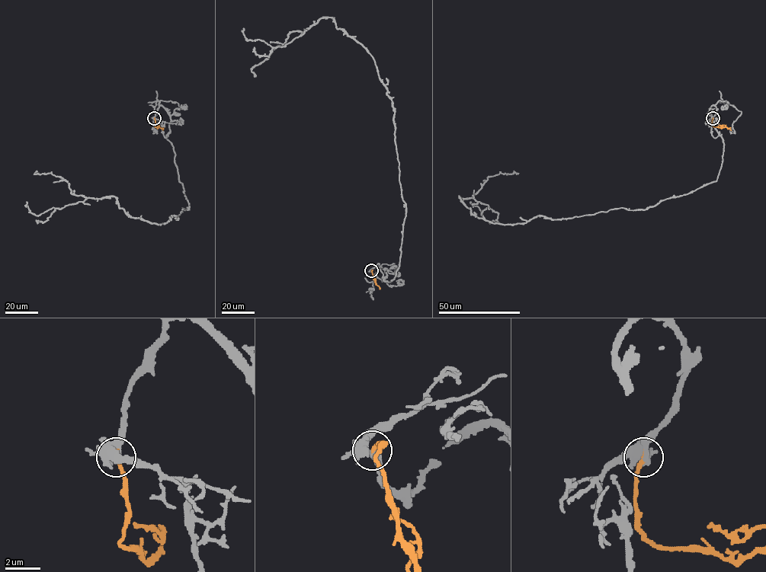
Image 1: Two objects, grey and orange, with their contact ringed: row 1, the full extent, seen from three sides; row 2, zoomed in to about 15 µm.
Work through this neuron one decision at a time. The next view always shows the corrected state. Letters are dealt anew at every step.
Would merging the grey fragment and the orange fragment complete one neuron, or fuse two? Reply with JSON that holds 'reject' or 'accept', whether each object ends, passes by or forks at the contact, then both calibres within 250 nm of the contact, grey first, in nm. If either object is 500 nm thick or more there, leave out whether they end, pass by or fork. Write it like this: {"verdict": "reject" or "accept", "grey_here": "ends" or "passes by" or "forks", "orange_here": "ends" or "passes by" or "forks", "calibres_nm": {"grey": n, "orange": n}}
{"verdict": "accept", "grey_here": "passes by", "orange_here": "ends", "calibres_nm": {"grey": 280, "orange": 240}}

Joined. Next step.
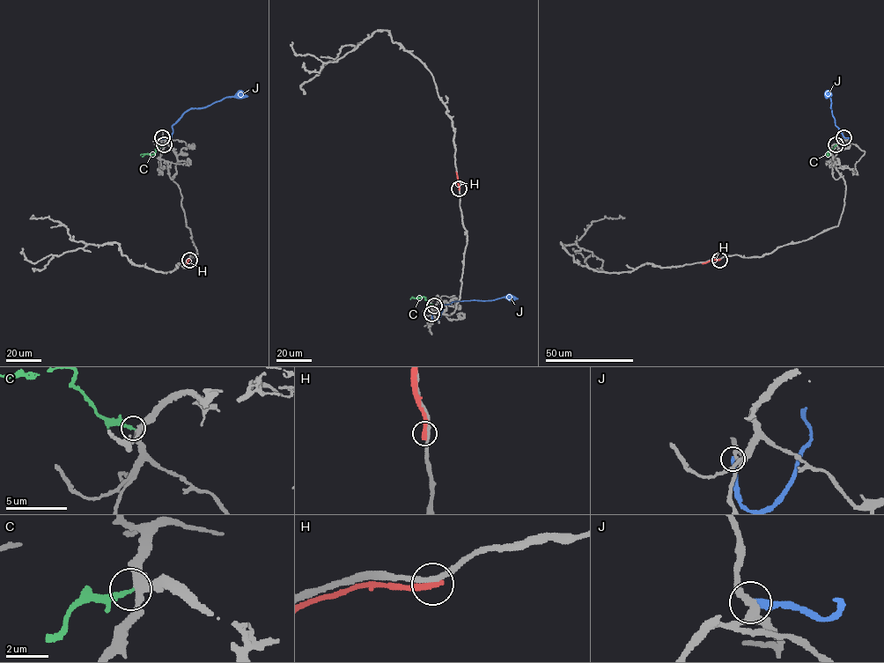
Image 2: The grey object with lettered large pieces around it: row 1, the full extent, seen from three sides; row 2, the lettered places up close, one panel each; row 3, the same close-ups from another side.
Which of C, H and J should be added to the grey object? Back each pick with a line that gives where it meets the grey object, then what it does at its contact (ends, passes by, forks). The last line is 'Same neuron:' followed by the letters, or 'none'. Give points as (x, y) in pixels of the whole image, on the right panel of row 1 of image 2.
Same neuron: none

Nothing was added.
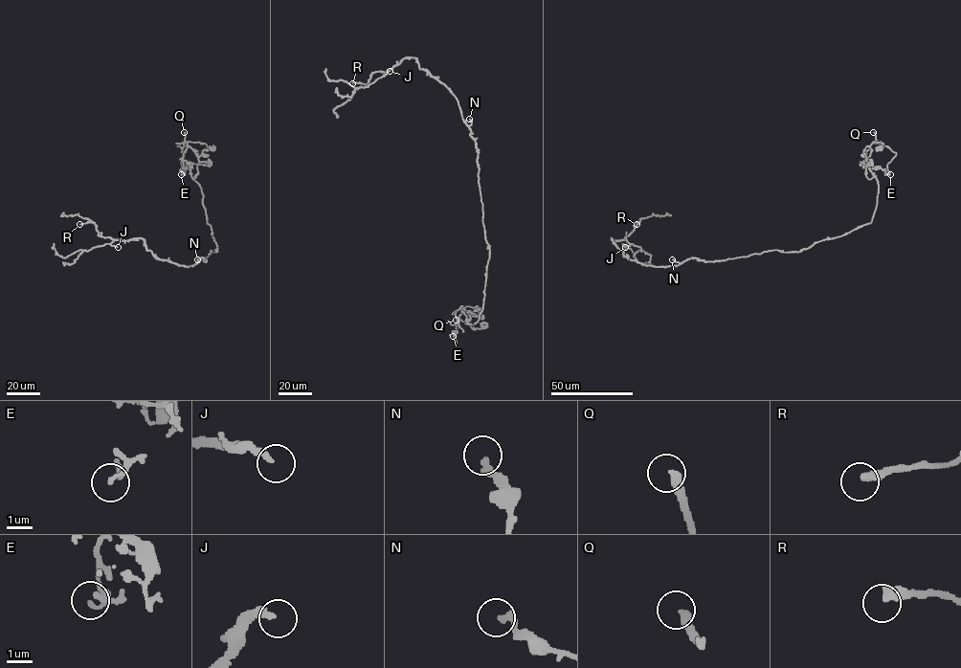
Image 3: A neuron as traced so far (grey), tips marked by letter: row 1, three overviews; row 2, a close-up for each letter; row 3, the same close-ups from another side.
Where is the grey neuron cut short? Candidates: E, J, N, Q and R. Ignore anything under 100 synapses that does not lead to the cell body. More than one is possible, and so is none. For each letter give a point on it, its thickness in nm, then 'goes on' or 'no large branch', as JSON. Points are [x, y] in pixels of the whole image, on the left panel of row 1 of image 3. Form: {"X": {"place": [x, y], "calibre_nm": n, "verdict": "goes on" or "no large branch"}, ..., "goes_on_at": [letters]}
{"E": {"place": [181, 174], "calibre_nm": 130, "verdict": "no large branch"}, "J": {"place": [118, 247], "calibre_nm": 280, "verdict": "no large branch"}, "N": {"place": [197, 259], "calibre_nm": 300, "verdict": "no large branch"}, "Q": {"place": [184, 132], "calibre_nm": 280, "verdict": "goes on"}, "R": {"place": [79, 224], "calibre_nm": 360, "verdict": "no large branch"}, "goes_on_at": ["Q"]}

